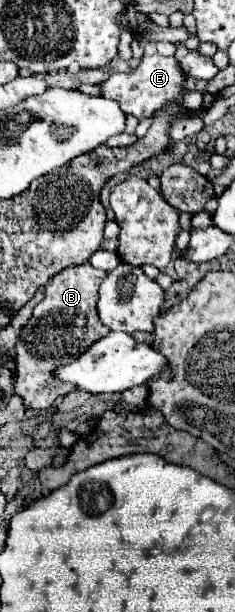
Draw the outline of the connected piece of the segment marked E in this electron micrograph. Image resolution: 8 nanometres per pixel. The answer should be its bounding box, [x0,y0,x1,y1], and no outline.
[100,54,204,120]

